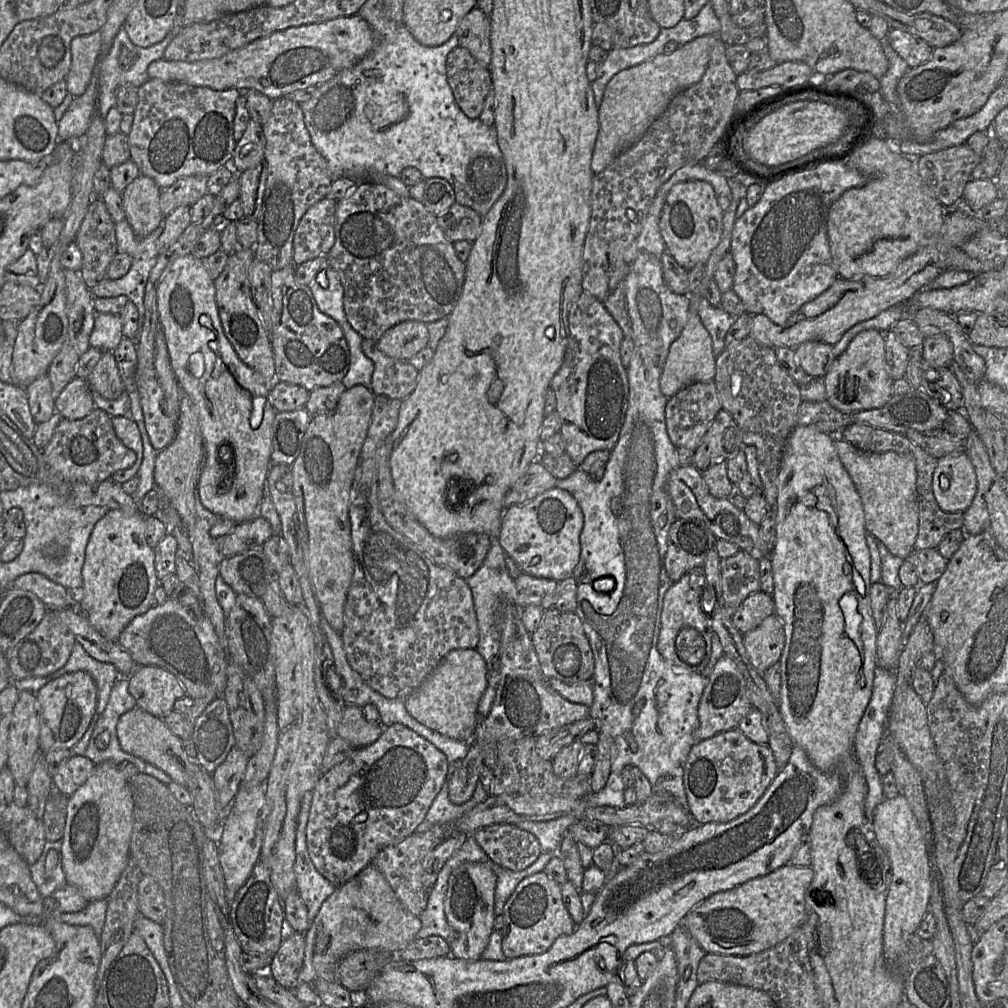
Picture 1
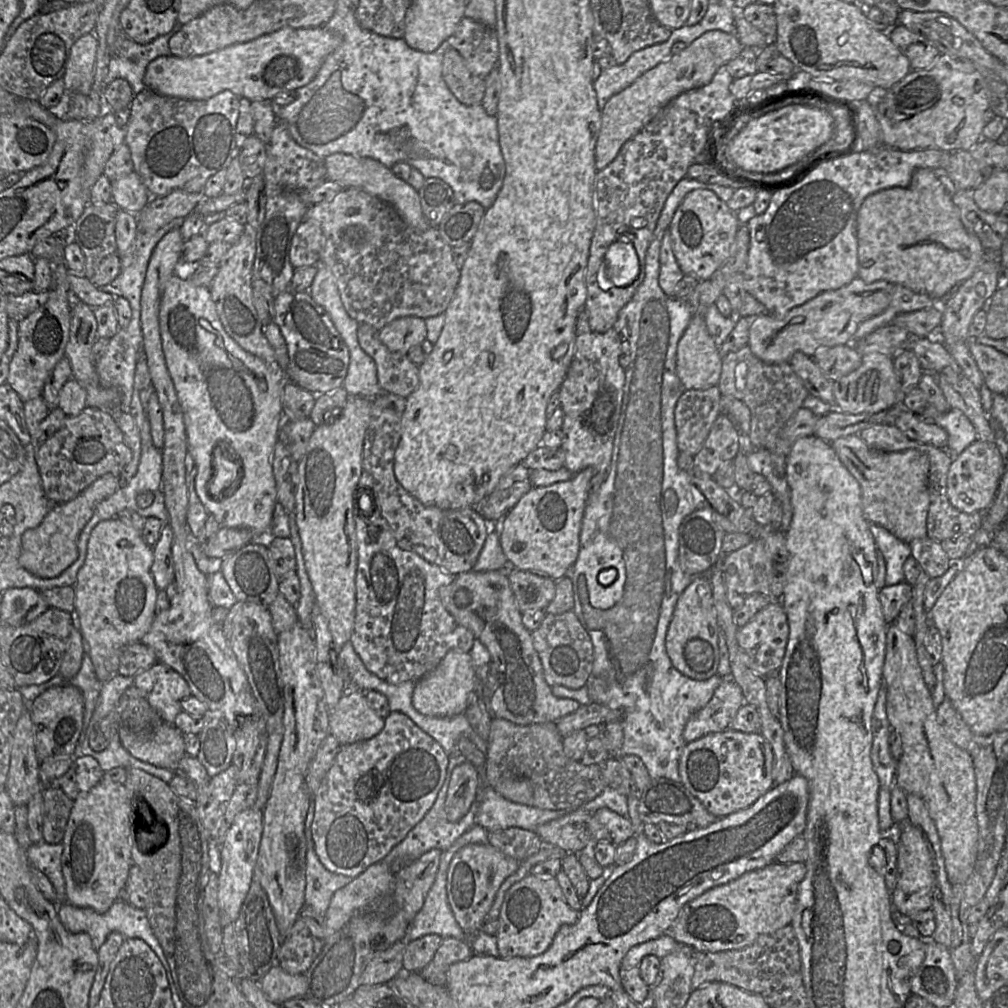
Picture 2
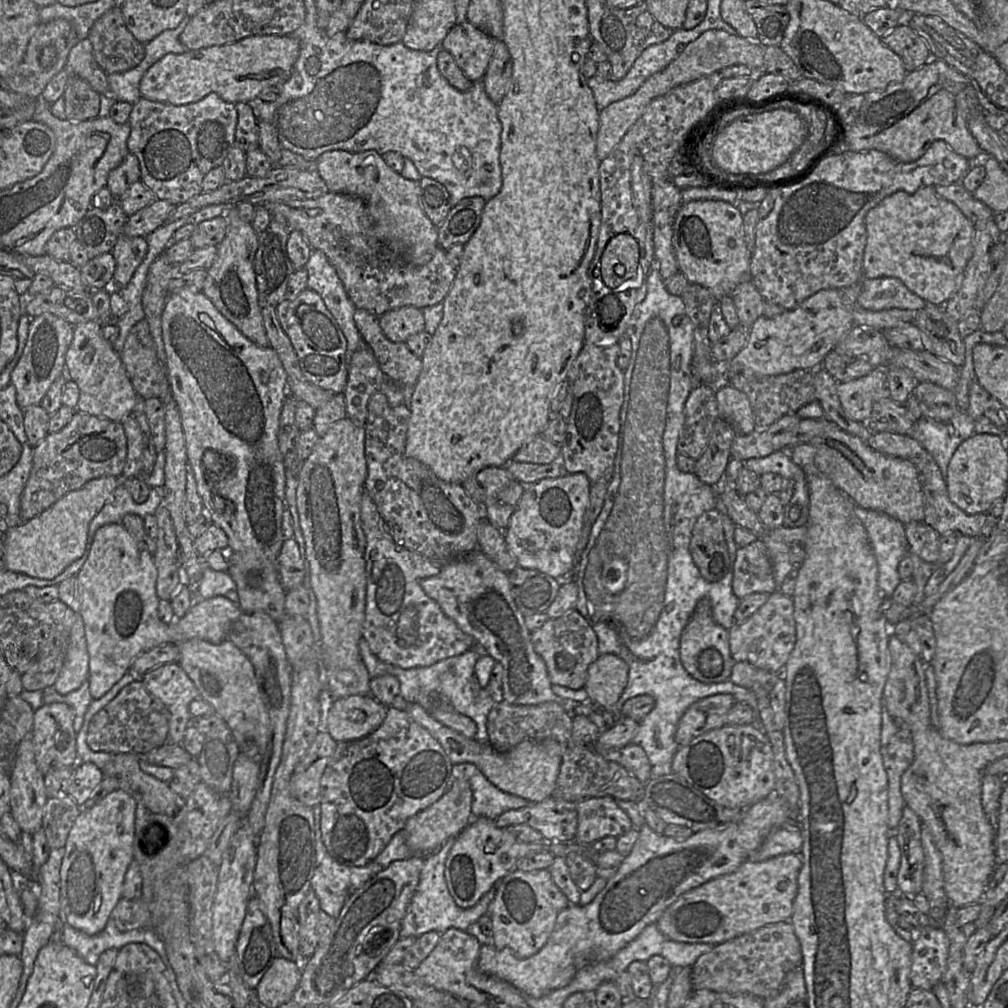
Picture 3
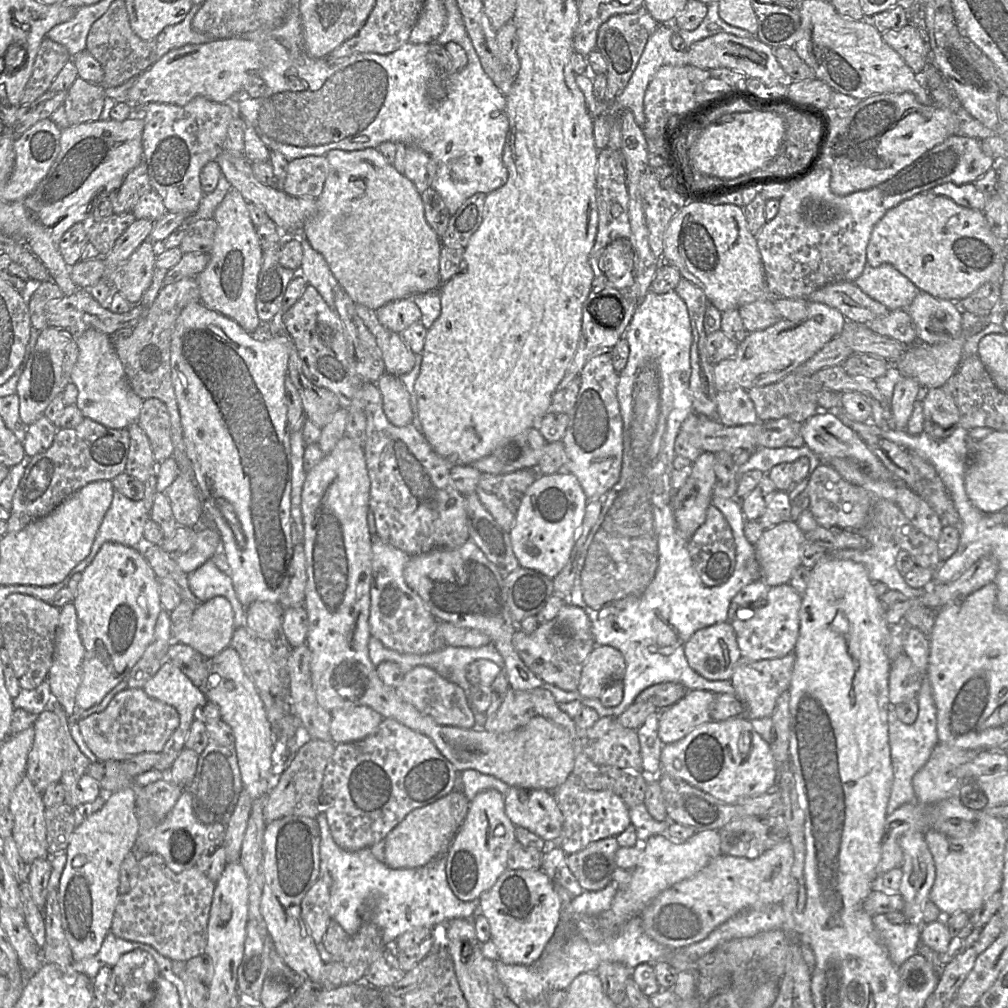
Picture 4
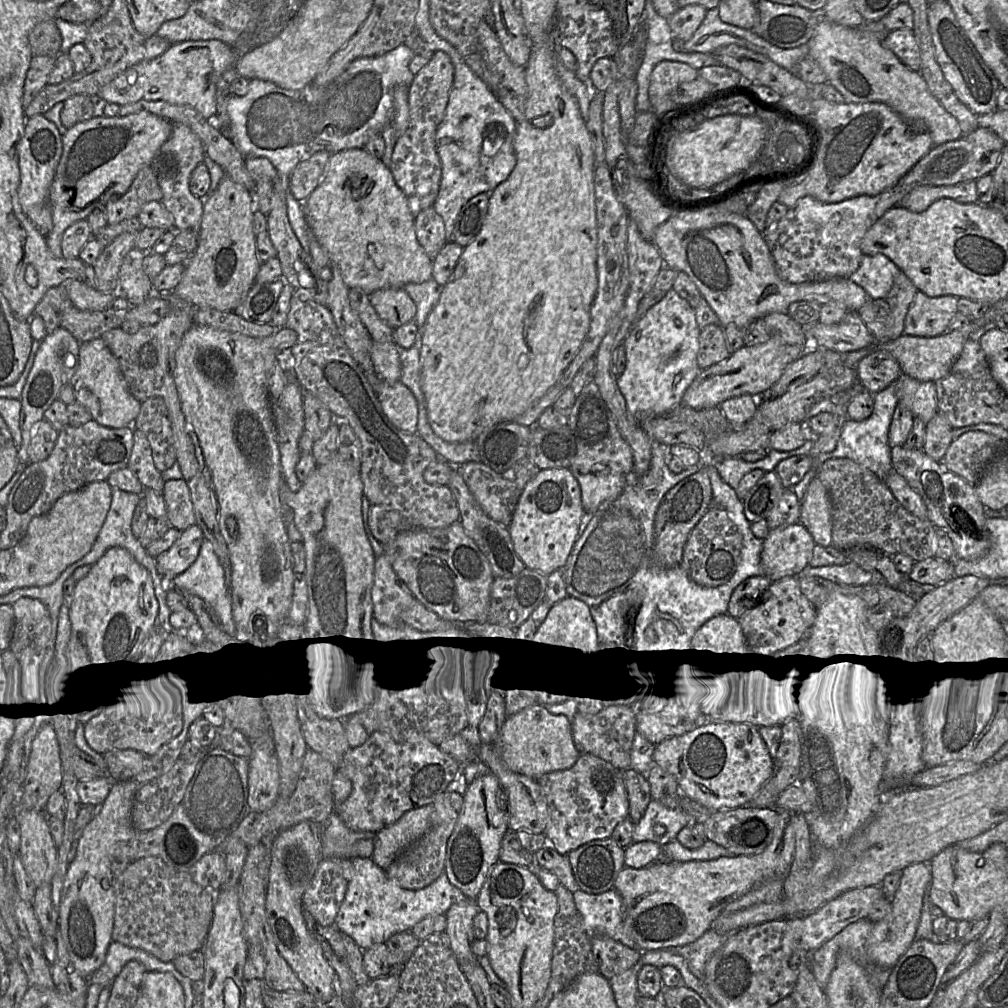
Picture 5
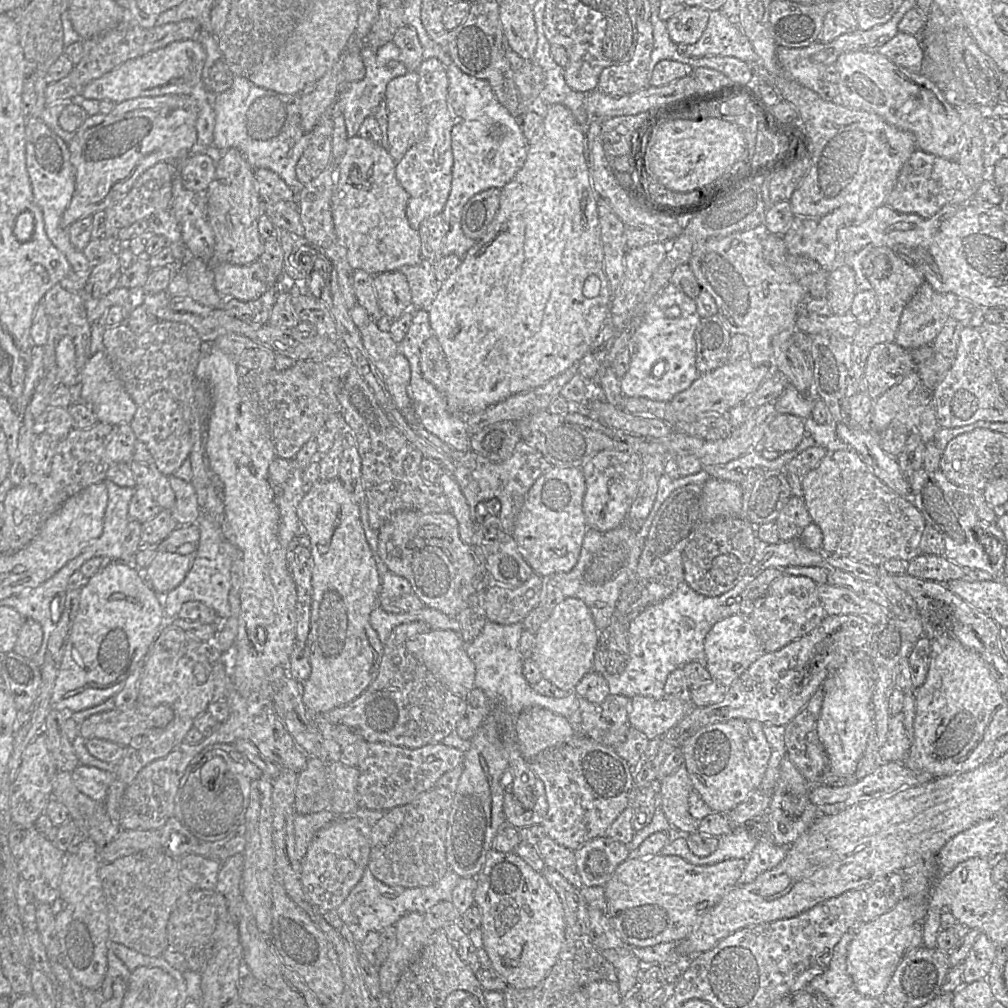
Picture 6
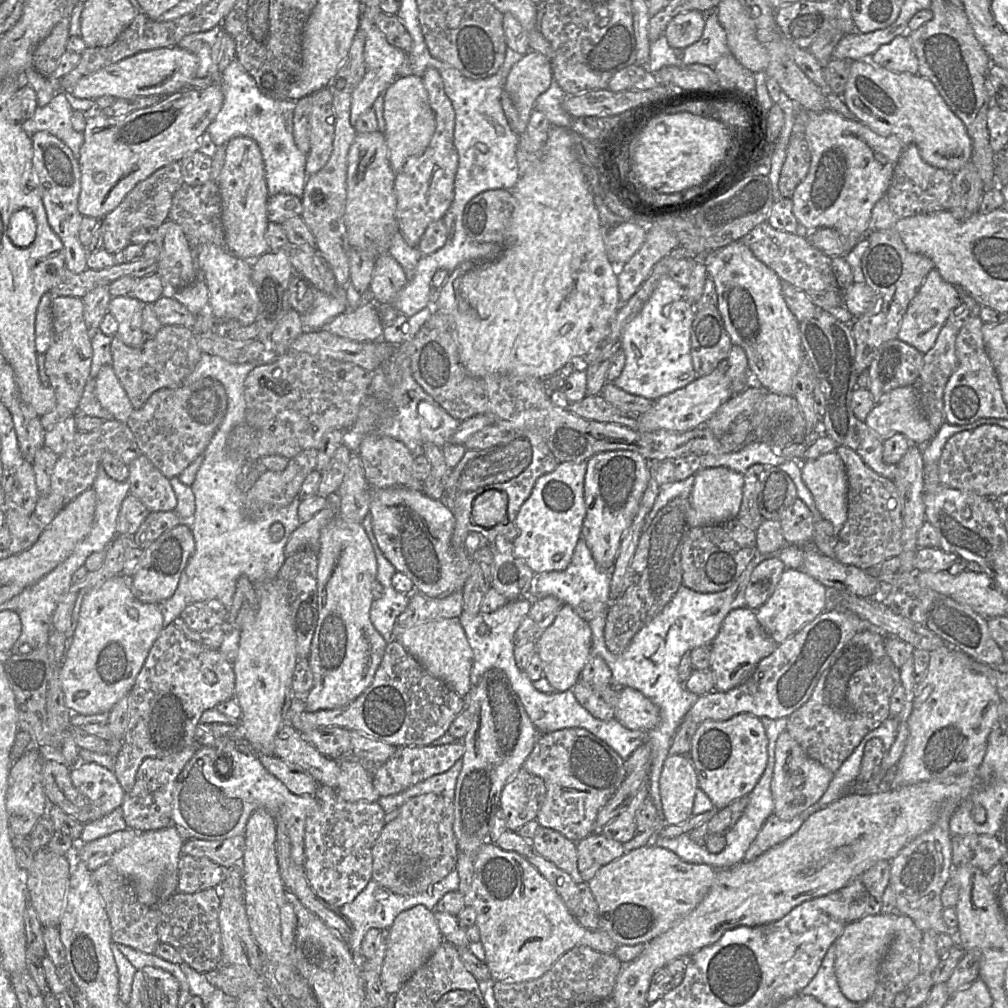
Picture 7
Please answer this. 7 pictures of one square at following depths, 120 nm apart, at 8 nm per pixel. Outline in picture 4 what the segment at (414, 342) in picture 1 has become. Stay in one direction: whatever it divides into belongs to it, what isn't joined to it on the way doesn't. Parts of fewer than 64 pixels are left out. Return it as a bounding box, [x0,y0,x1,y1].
[375,297,421,334]

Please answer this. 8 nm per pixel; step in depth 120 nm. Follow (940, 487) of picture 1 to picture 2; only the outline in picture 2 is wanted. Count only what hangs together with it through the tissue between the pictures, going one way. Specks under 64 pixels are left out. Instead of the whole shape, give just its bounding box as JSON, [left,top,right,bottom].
[946,440,1006,514]

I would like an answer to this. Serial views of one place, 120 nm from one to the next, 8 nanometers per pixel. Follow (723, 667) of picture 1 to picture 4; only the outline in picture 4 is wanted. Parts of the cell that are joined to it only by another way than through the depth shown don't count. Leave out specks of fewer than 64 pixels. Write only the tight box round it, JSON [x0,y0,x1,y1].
[658,690,715,742]

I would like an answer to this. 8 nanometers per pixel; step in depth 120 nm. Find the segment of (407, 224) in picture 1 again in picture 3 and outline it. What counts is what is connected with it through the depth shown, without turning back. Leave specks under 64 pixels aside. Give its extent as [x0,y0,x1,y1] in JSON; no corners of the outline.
[264,192,456,317]

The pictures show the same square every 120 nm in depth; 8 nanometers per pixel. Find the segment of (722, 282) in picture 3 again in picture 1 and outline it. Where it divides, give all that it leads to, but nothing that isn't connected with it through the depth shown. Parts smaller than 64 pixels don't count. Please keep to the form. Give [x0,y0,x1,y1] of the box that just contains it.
[660,180,724,271]

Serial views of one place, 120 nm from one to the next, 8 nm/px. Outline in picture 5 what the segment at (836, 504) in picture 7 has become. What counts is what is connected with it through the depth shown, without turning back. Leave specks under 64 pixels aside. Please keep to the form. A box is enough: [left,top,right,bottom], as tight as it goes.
[799,476,832,545]

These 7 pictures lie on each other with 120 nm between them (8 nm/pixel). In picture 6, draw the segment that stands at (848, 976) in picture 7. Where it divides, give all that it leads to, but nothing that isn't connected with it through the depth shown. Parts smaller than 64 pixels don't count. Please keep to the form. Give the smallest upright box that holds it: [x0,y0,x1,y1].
[847,898,915,998]

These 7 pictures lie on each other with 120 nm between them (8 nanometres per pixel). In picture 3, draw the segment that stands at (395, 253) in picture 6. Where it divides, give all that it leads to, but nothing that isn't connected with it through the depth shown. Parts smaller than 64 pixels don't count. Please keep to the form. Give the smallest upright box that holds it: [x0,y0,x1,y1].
[315,150,438,265]

